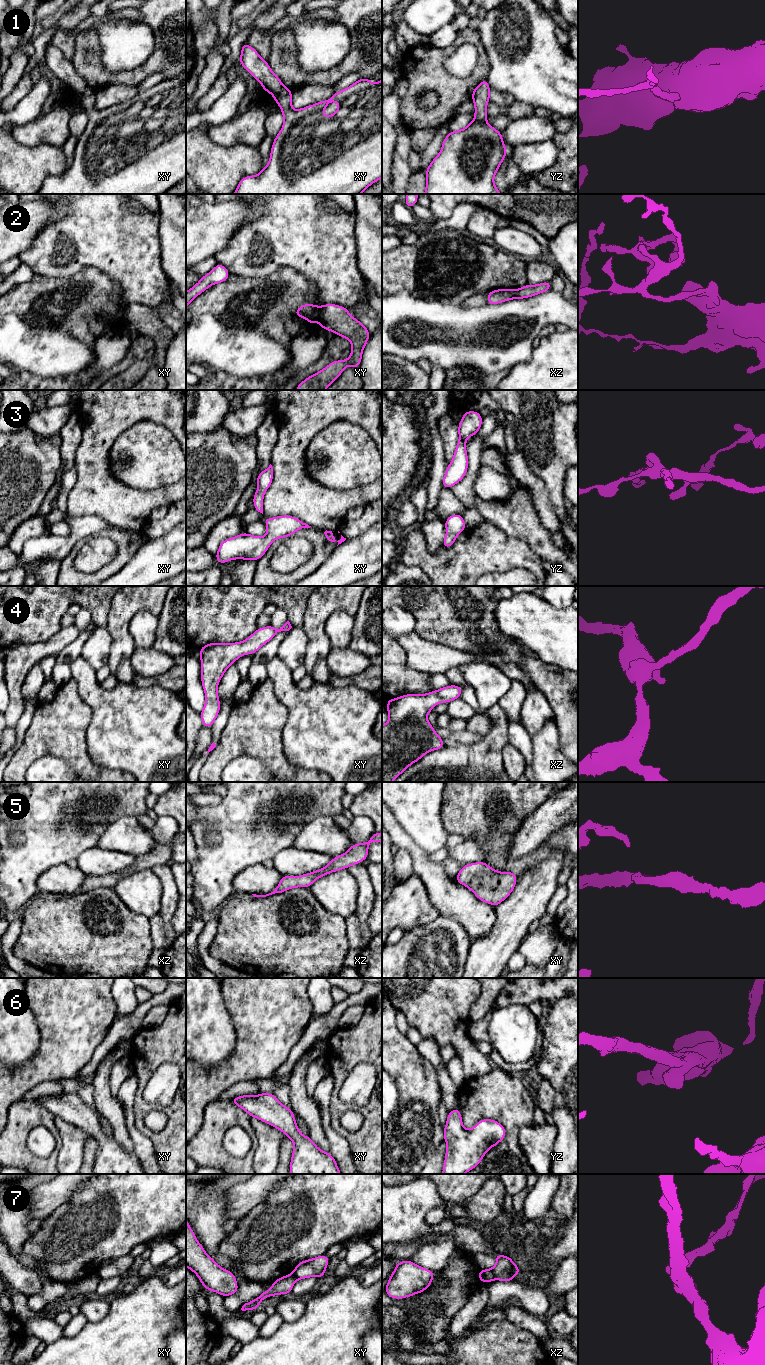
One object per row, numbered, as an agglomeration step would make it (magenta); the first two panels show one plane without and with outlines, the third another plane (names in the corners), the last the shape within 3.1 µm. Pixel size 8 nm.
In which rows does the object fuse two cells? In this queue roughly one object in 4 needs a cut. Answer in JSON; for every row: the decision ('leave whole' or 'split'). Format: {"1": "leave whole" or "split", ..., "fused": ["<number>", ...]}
{"1": "leave whole", "2": "split", "3": "leave whole", "4": "leave whole", "5": "leave whole", "6": "leave whole", "7": "split", "fused": ["2", "7"]}

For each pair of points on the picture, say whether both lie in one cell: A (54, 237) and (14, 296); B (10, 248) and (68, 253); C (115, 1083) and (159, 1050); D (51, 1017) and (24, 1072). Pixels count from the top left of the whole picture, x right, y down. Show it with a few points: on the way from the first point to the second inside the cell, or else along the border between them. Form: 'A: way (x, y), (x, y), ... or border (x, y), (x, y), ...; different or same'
A: border (34, 272), (57, 278); different
B: border (40, 229), (32, 243), (17, 255); different
C: border (128, 1057), (134, 1072); different
D: way (51, 1031), (51, 1048), (38, 1061); same

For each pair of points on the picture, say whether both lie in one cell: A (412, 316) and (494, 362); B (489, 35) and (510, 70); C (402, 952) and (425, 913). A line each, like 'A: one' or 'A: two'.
A: one
B: one
C: two

